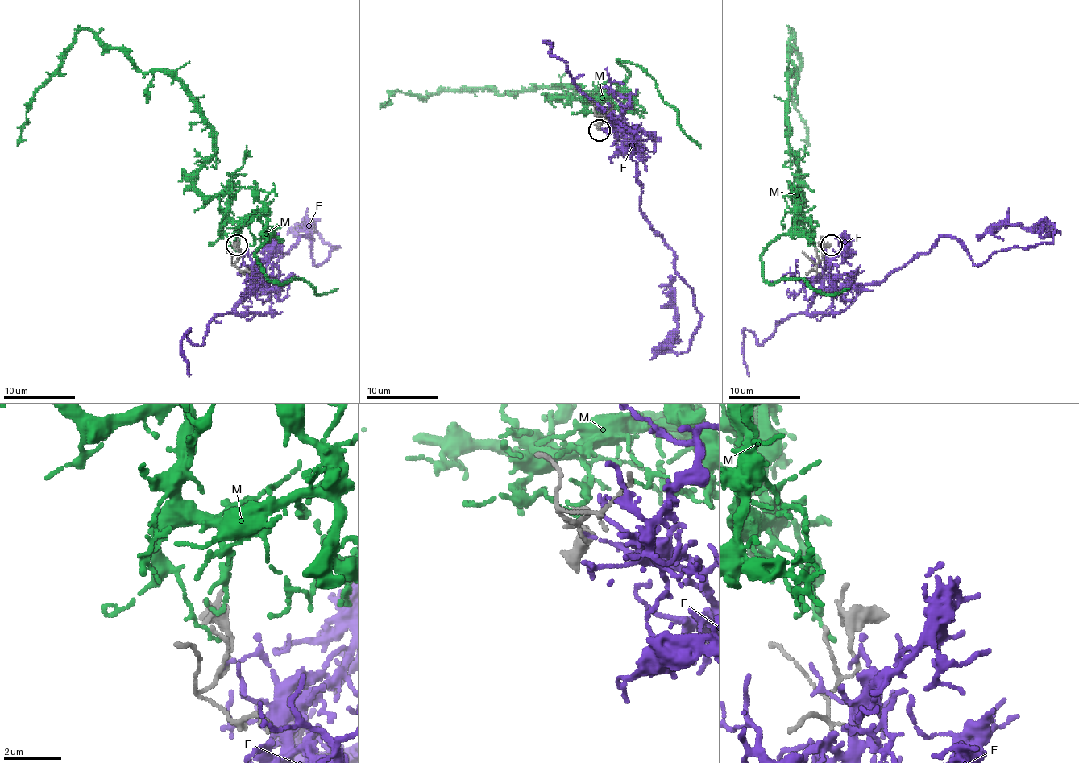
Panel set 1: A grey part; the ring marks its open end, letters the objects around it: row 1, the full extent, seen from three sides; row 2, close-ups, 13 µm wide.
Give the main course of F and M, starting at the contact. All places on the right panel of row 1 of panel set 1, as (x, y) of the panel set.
F: (822, 256), (807, 310), (835, 313), (940, 237), (981, 265), (1055, 230), (994, 224), (976, 237)
M: (815, 249), (801, 213), (798, 161), (790, 152), (790, 29), (798, 68), (794, 108), (807, 133), (801, 140)

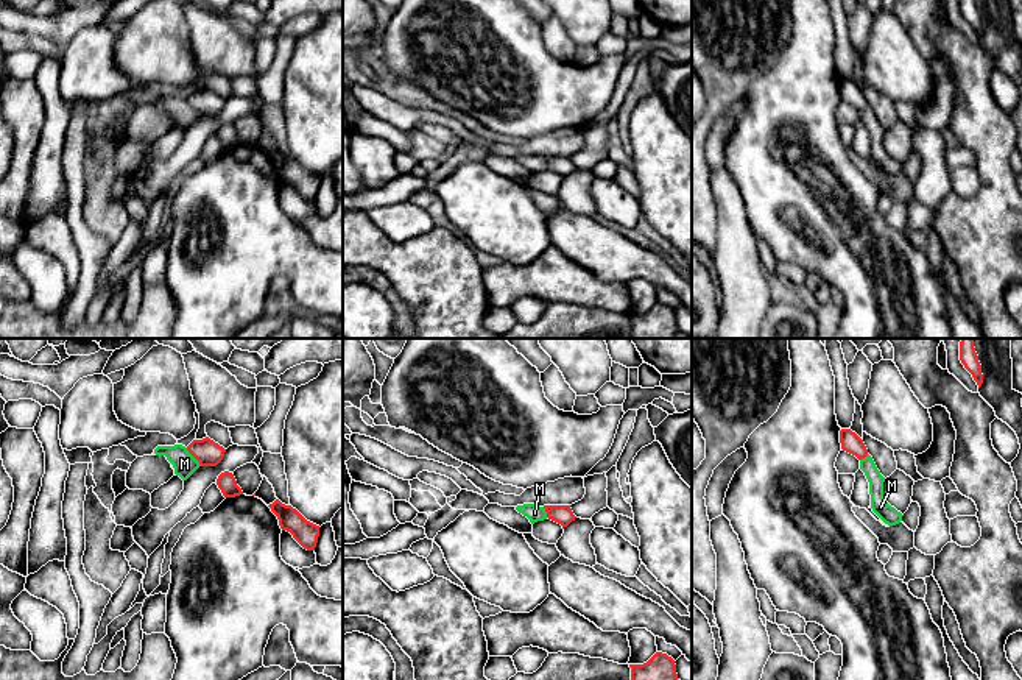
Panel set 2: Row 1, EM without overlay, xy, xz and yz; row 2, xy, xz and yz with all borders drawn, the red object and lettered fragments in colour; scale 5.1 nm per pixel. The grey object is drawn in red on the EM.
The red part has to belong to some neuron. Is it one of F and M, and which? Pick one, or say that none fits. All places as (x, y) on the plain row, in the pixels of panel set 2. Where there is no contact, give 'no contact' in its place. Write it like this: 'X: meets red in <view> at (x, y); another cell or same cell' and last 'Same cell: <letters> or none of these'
F: no contact; another cell
M: meets red in xy at (193, 106); another cell
Same cell: none of these

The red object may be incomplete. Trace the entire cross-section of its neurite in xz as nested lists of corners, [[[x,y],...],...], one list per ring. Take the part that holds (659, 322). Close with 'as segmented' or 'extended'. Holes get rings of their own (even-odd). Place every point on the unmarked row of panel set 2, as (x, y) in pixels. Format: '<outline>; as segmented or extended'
[[[656,303],[647,313],[629,315],[629,318],[629,338],[676,338],[676,315],[667,304]]]; as segmented

